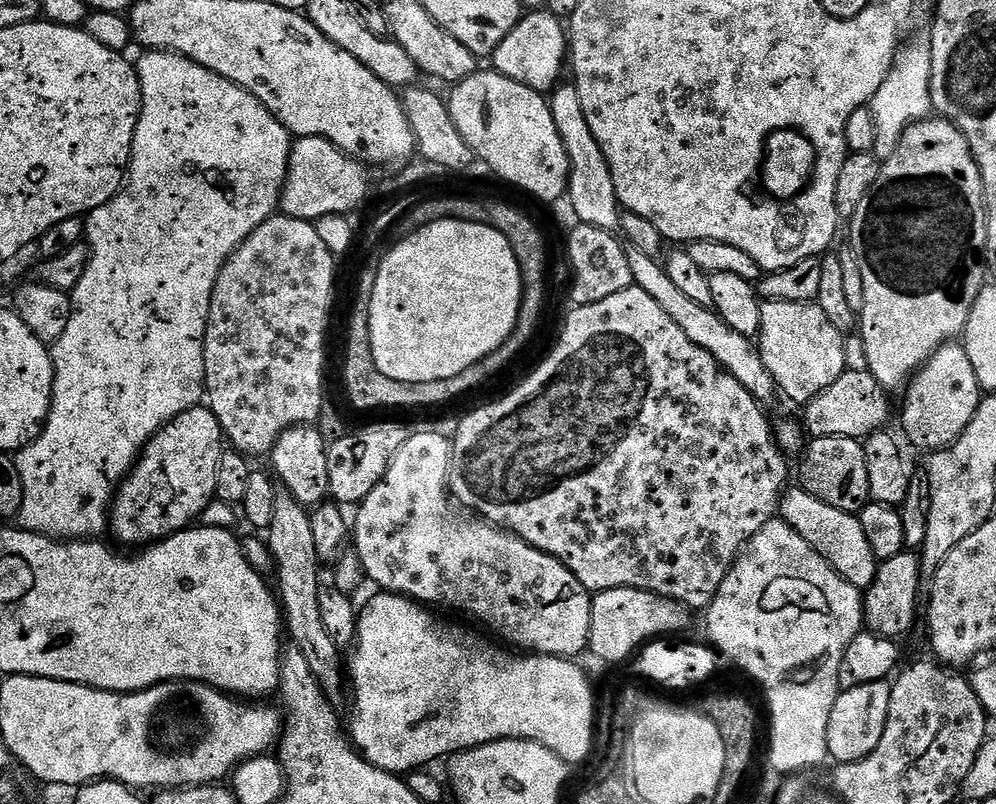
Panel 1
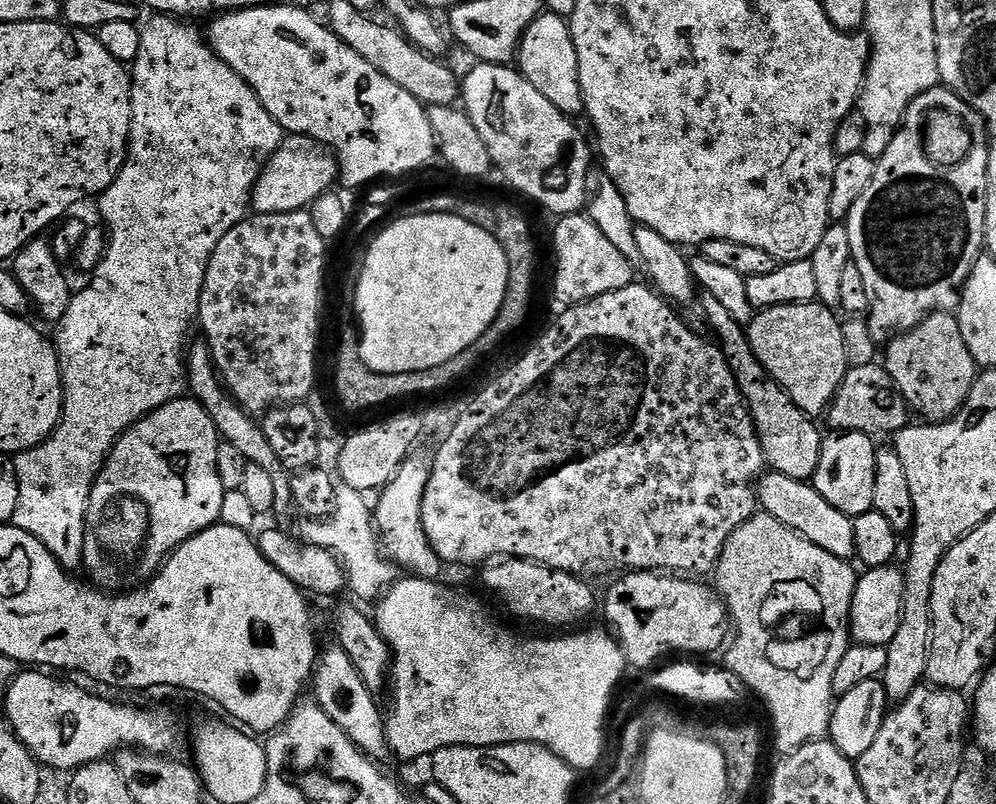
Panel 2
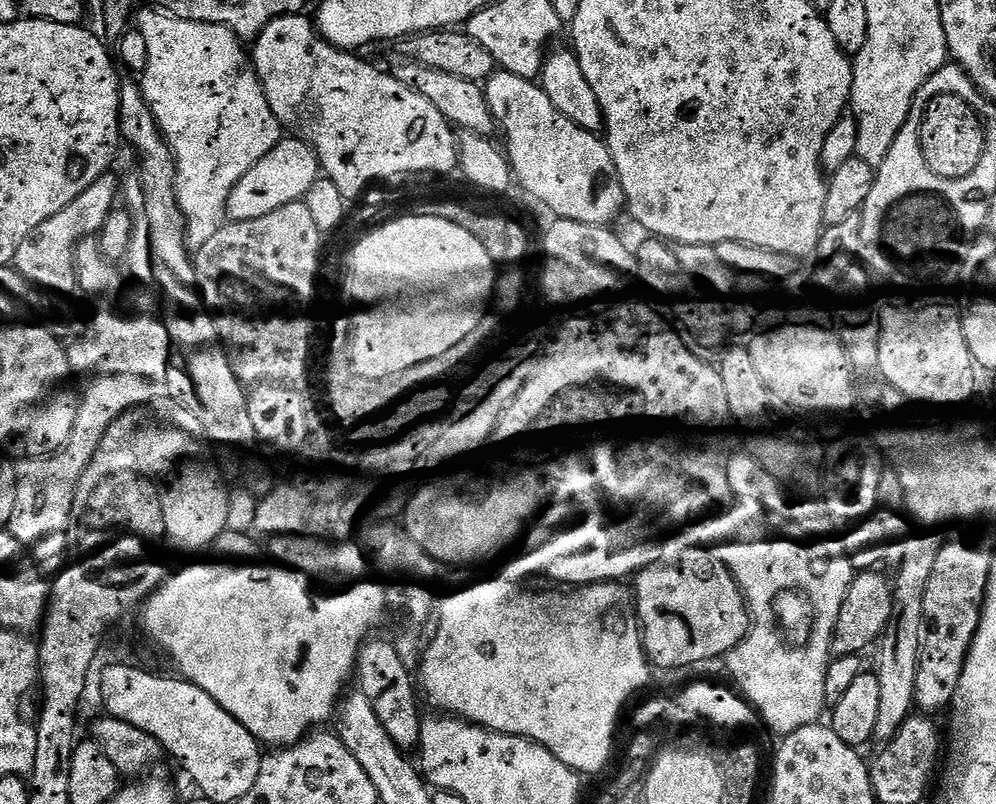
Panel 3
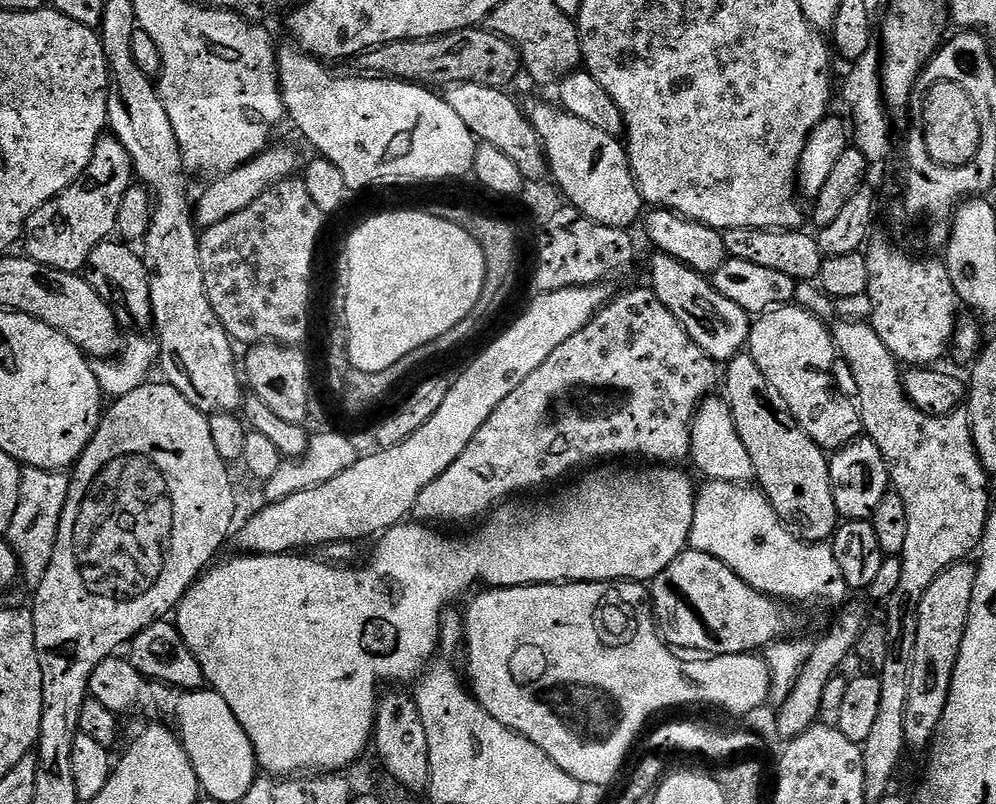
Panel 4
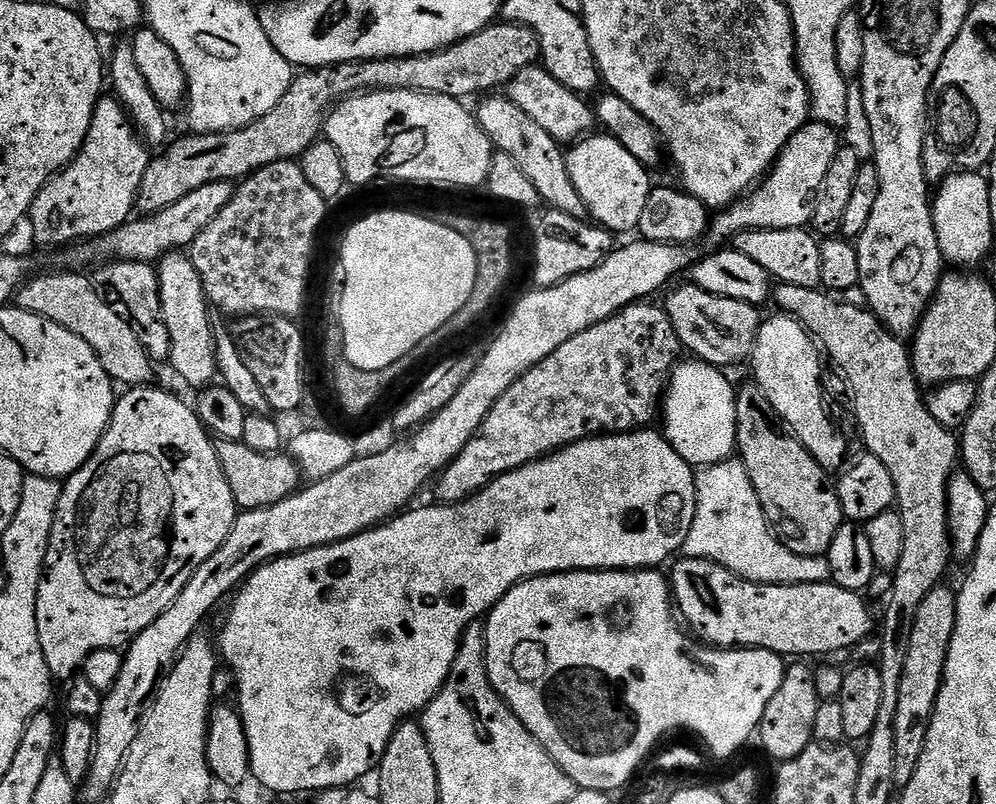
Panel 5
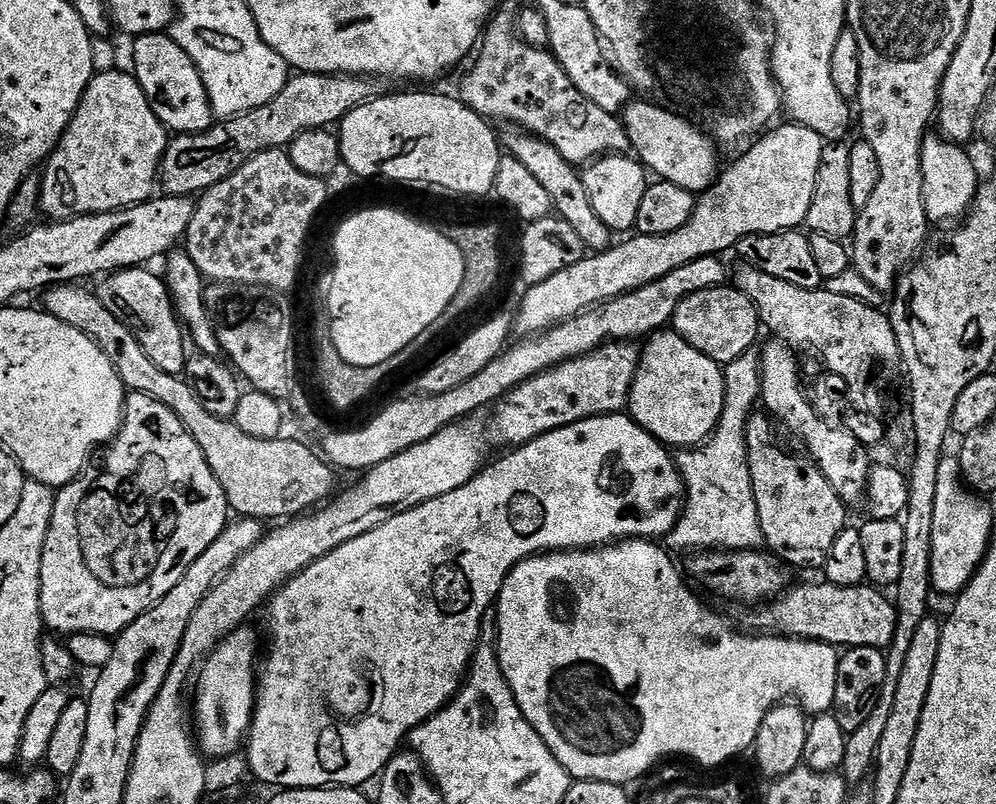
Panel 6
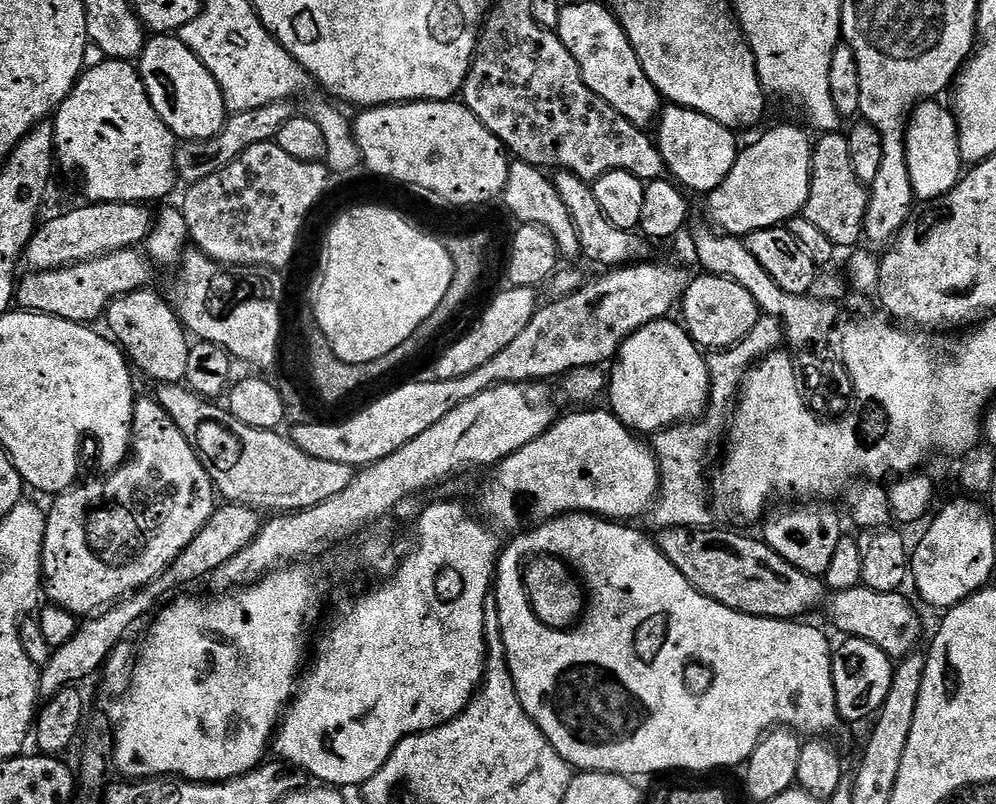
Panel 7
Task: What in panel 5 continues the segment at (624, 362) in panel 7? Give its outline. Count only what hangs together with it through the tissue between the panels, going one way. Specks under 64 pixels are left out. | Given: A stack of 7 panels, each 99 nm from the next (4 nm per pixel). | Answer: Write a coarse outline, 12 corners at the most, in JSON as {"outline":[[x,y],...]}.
{"outline":[[684,358],[662,397],[662,435],[687,464],[733,459],[736,393]]}

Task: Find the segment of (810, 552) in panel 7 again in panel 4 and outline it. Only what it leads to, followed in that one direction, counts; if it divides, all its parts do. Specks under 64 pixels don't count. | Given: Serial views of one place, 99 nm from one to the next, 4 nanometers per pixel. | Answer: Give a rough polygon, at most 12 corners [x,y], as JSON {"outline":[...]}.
{"outline":[[747,354],[726,397],[755,483],[810,544],[838,527],[830,456]]}

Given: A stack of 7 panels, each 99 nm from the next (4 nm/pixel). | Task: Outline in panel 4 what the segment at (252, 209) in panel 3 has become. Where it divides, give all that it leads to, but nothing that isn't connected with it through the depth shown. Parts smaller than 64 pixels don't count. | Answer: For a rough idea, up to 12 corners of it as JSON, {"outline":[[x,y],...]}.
{"outline":[[269,146],[195,201],[201,229],[295,177],[294,149]]}

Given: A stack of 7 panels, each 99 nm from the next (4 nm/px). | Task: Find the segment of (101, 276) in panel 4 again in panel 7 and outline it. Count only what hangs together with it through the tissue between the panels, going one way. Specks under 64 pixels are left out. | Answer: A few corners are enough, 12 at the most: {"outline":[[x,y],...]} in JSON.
{"outline":[[151,287],[113,300],[111,339],[157,385],[186,374],[190,336]]}

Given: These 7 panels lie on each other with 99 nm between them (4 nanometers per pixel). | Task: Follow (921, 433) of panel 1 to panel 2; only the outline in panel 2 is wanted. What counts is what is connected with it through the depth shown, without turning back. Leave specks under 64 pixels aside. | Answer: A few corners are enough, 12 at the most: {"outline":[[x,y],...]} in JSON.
{"outline":[[934,312],[888,346],[909,409],[955,416],[978,375],[959,319]]}

